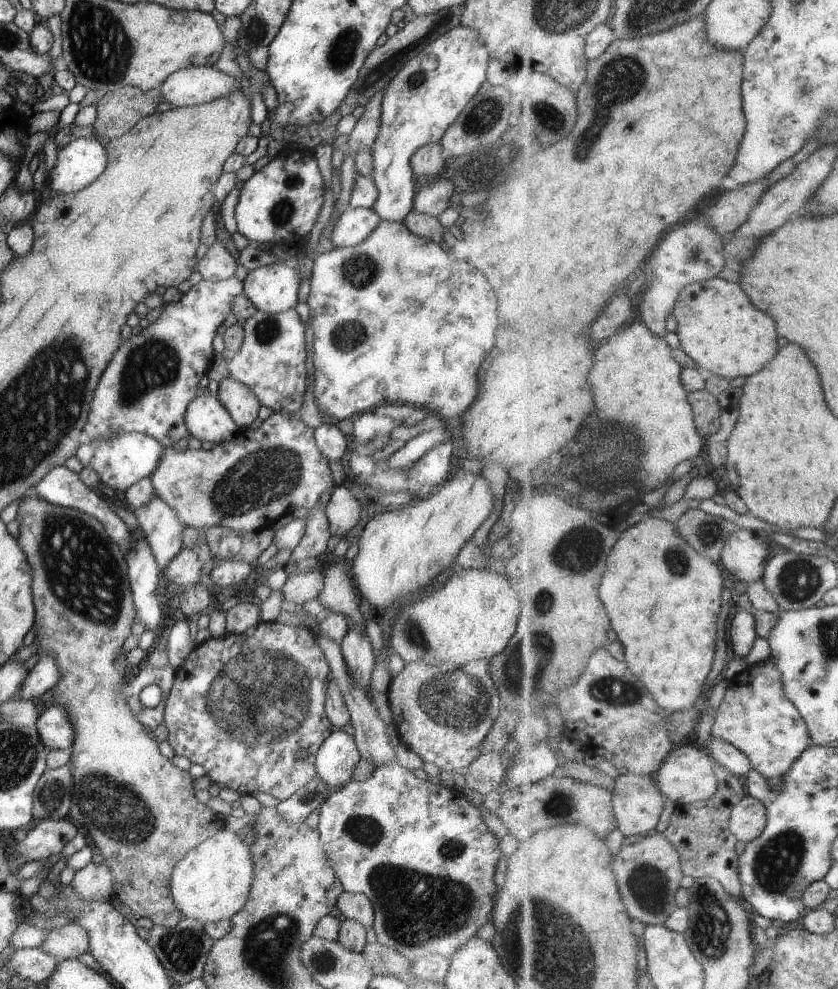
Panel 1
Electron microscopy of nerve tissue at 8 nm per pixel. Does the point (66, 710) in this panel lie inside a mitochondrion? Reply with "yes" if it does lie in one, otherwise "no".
no

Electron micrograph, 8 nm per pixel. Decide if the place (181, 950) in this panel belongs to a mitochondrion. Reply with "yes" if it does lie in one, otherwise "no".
yes

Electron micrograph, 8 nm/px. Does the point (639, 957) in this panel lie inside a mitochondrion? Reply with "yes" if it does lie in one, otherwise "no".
no

